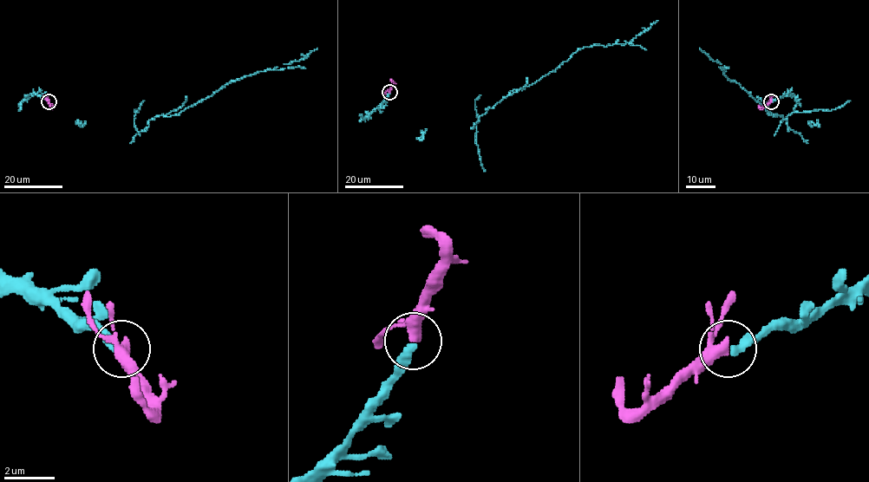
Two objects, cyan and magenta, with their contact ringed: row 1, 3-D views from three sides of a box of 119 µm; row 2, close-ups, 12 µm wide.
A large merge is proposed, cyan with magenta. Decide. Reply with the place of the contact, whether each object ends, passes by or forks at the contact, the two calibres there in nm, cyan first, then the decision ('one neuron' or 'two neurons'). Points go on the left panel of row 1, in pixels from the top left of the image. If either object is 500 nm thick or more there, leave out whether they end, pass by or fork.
at (49, 101); cyan ends there; magenta forks there; 360 nm thick on the cyan side, 280 nm on the other; one neuron

